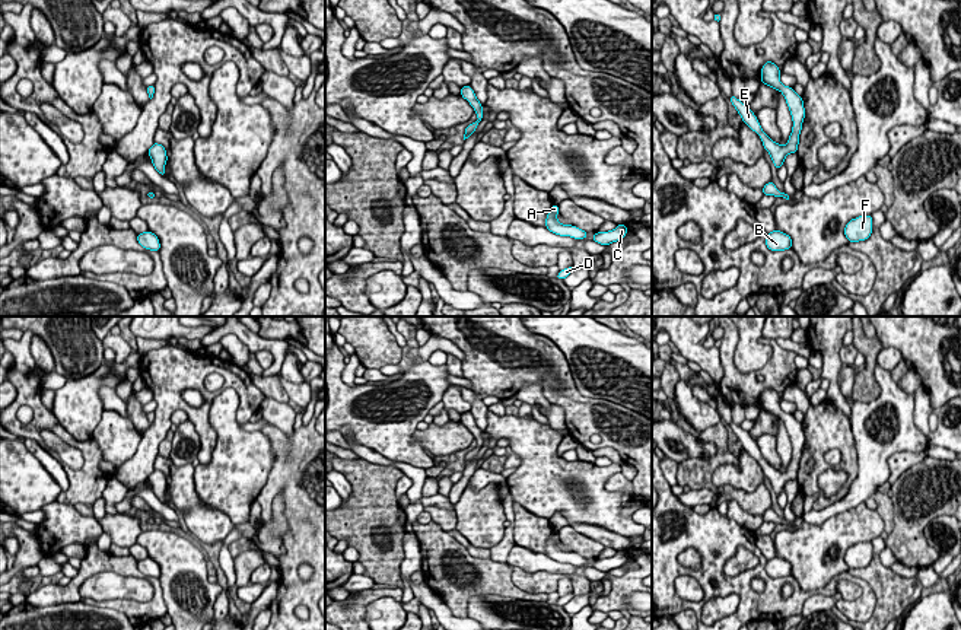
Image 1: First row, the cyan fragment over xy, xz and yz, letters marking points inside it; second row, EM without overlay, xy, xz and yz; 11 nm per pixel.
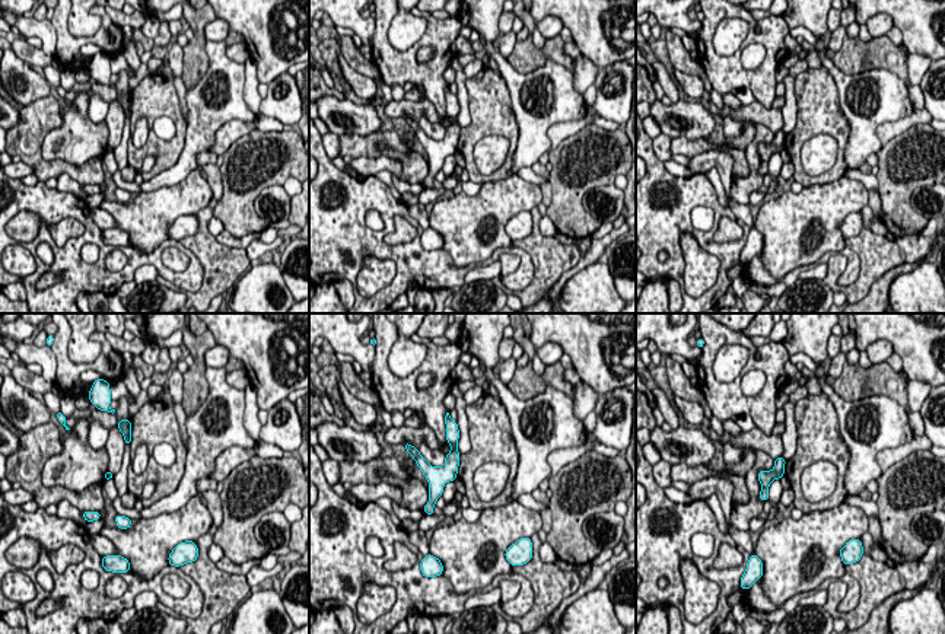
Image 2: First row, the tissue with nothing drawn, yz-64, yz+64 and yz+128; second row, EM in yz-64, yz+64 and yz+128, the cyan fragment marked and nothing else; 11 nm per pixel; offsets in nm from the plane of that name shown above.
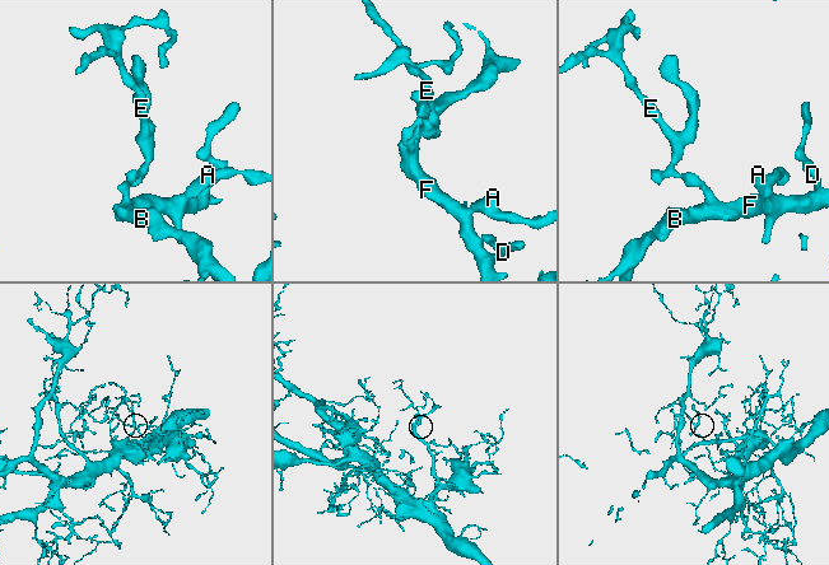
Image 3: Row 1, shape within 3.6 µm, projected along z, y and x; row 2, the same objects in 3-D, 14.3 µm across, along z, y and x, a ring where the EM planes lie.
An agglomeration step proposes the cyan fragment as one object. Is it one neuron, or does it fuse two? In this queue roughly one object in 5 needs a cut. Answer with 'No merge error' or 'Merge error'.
No merge error

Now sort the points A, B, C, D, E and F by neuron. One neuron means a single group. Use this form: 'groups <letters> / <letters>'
groups A B C D E F

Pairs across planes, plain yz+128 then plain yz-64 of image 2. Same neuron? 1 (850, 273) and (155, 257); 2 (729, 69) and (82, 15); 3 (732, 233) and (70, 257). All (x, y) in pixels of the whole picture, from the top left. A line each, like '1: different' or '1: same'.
1: same
2: different
3: different

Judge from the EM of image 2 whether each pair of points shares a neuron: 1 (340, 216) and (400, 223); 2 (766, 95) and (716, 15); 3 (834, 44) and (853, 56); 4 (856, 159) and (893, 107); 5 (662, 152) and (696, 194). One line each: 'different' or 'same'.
1: different
2: same
3: different
4: same
5: different

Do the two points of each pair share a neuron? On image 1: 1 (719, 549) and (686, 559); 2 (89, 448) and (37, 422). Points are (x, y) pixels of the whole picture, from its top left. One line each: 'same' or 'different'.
1: different
2: same

